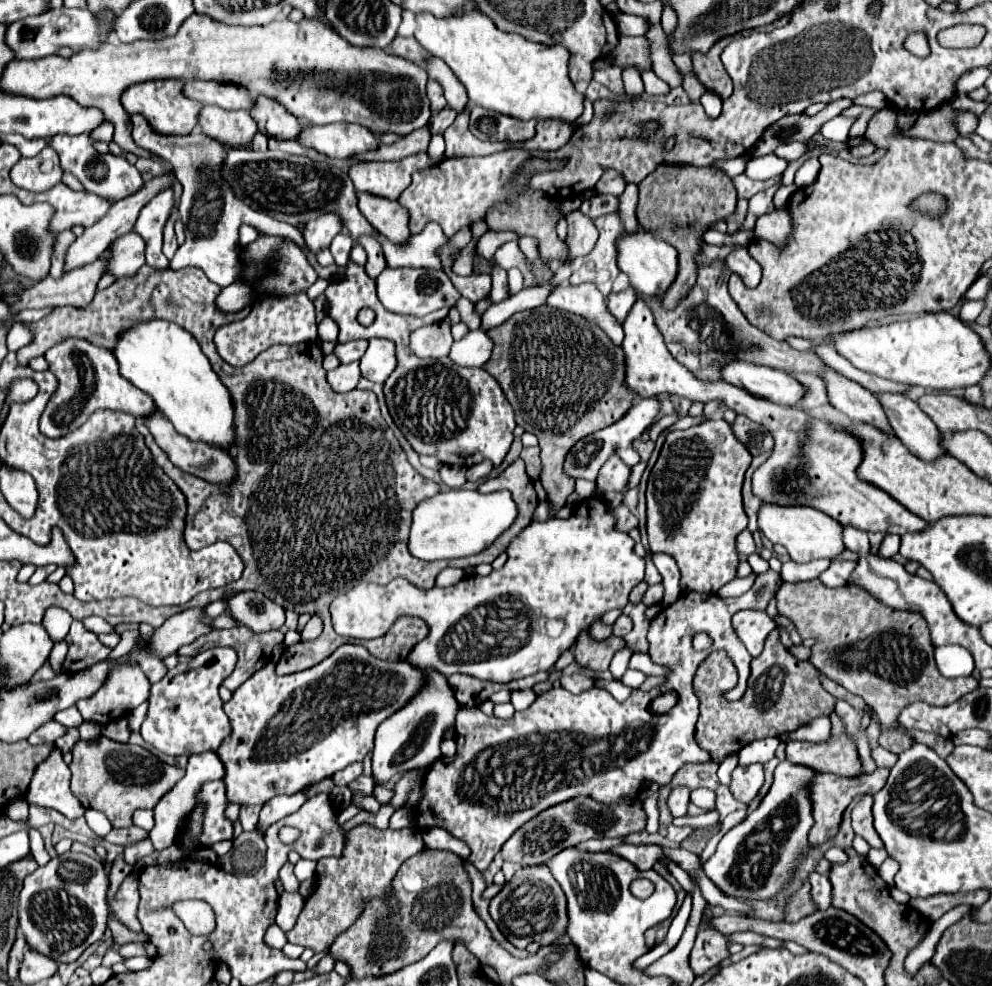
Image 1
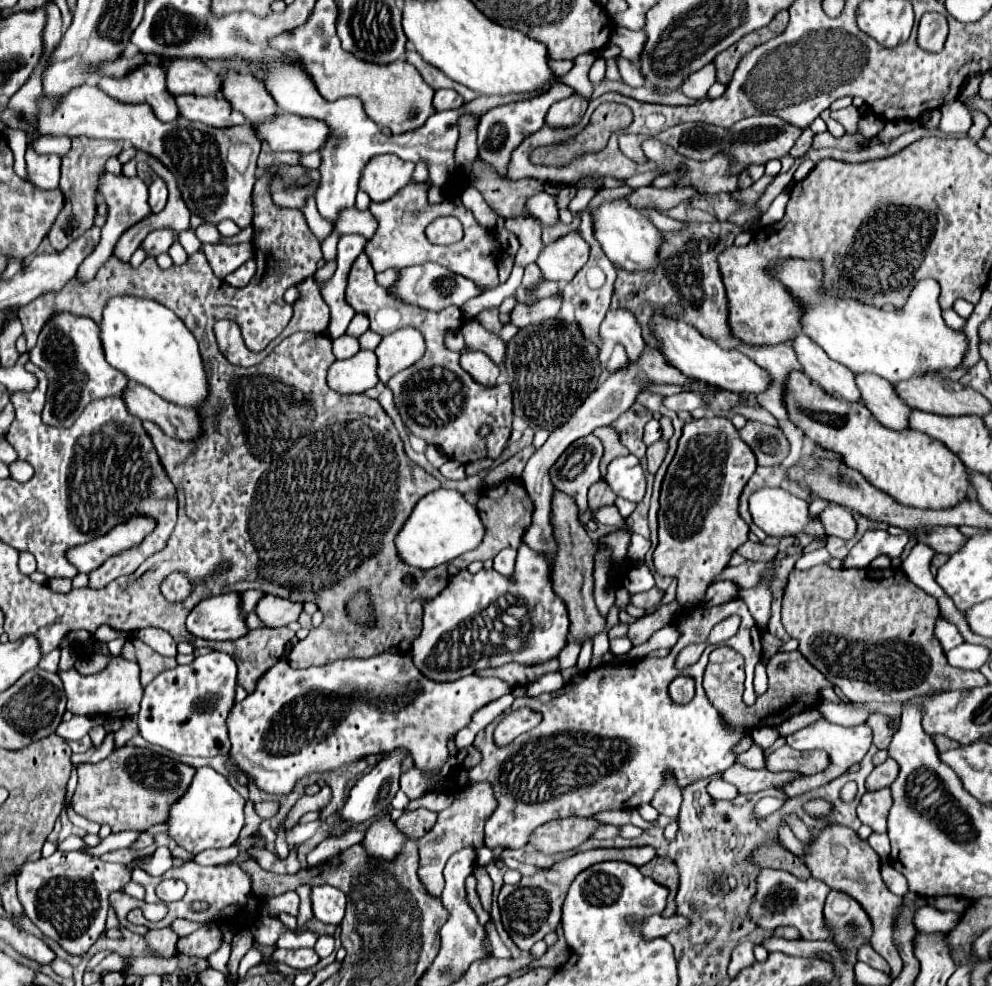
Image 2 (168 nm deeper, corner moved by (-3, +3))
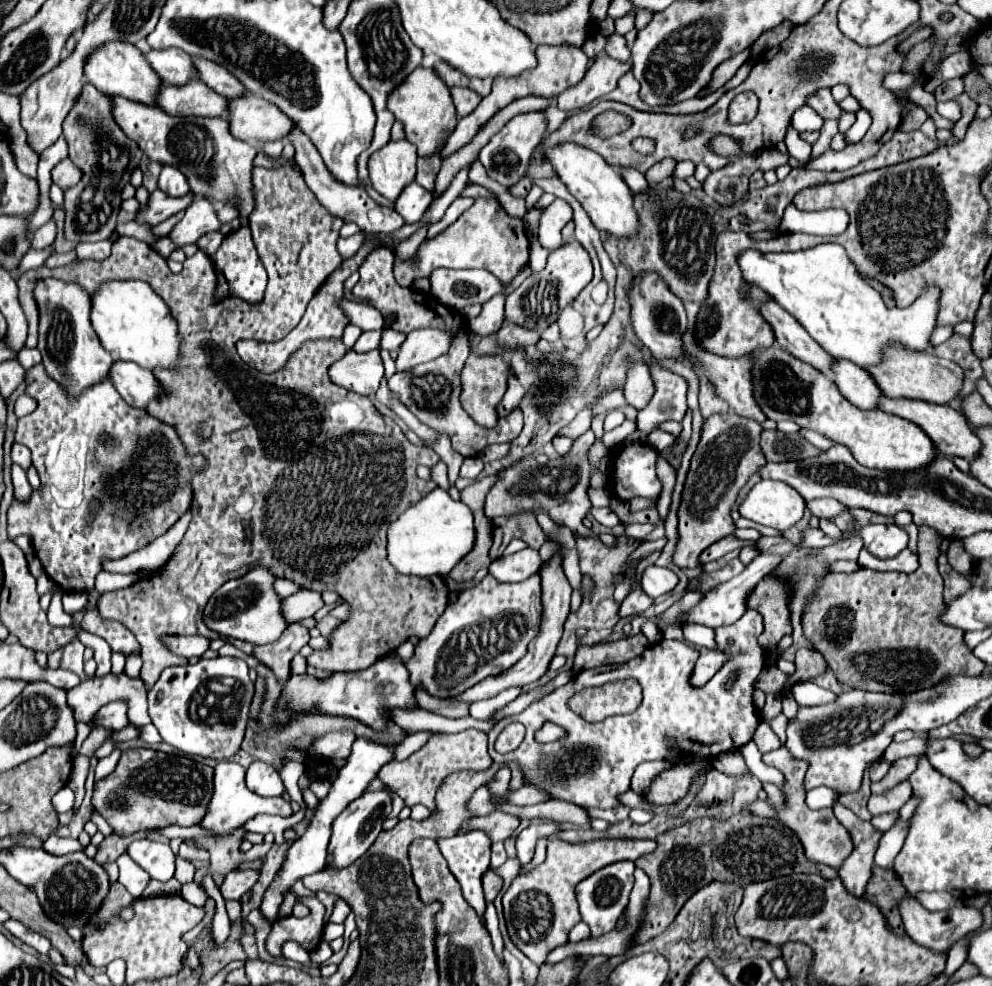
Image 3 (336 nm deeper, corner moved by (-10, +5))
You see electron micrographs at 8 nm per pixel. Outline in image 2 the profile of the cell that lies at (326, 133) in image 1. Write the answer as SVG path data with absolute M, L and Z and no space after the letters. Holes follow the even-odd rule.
M277 114L273 120L259 124L259 136L269 142L271 150L293 150L299 154L321 150L331 128L325 120L303 118L295 114Z

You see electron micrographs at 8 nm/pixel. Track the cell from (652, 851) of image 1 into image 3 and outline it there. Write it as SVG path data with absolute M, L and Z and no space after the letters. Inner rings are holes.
M550 838L546 860L528 874L518 876L504 894L504 918L512 942L534 964L542 966L554 948L568 944L568 932L580 922L578 902L574 896L576 884L608 864L618 860L638 860L640 856L650 854L654 848L654 840L598 838L572 844L560 838Z

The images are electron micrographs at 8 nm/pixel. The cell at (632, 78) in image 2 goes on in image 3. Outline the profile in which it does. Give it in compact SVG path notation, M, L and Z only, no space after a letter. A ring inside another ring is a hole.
M610 34L606 38L606 54L616 60L630 60L630 48L626 46L626 38L618 34Z

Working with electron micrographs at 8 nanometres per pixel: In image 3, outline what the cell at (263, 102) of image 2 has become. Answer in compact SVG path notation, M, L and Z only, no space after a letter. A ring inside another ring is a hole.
M192 58L192 64L198 72L198 80L202 80L208 88L218 92L220 96L232 100L232 98L246 94L246 90L240 86L240 82L236 82L236 78L232 78L228 74L228 70L222 70L222 66L212 64L212 60Z

